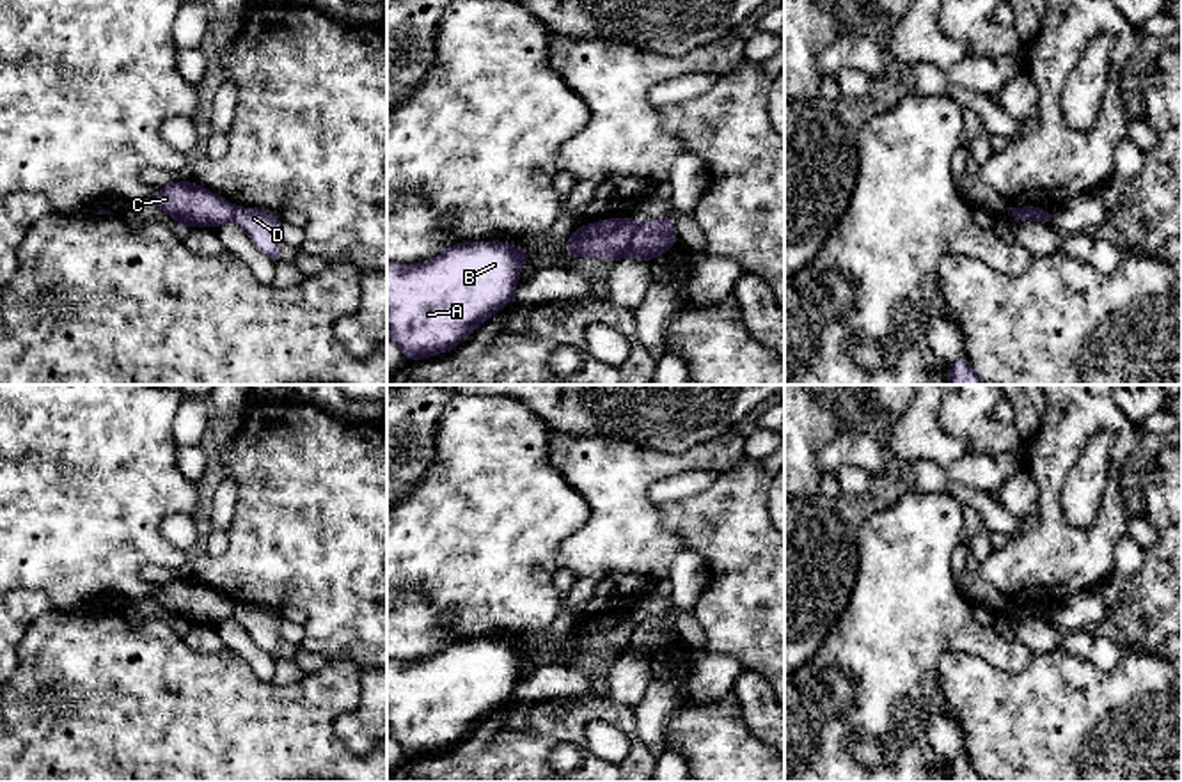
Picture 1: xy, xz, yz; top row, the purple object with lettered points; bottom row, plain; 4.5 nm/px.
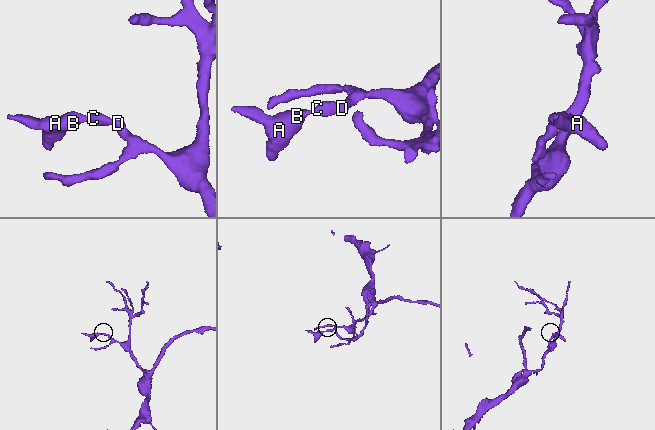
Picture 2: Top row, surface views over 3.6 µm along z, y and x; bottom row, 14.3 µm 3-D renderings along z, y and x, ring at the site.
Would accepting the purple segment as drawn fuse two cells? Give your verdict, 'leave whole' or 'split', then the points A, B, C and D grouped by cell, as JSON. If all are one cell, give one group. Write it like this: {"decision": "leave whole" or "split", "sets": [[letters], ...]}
{"decision": "split", "sets": [["A", "B", "C"], ["D"]]}

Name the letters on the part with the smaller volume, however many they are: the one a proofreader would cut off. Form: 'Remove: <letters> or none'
Remove: A, B, C

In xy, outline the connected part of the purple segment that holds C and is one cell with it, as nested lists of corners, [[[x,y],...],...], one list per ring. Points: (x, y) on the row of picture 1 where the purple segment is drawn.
[[[177,181],[160,188],[151,202],[169,213],[179,227],[217,229],[231,222],[236,213],[236,206],[192,181]]]

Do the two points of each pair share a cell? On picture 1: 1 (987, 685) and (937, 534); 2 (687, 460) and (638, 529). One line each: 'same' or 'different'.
1: different
2: same

